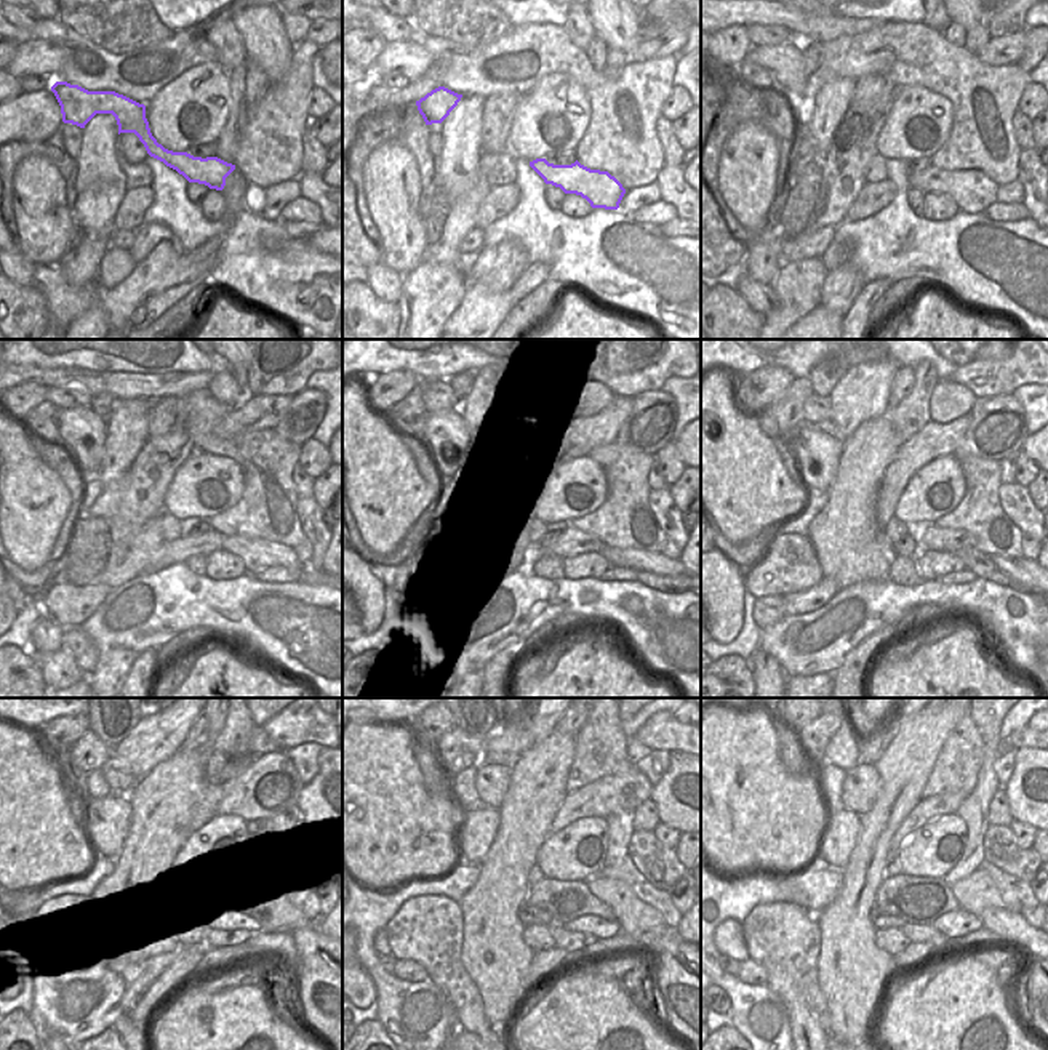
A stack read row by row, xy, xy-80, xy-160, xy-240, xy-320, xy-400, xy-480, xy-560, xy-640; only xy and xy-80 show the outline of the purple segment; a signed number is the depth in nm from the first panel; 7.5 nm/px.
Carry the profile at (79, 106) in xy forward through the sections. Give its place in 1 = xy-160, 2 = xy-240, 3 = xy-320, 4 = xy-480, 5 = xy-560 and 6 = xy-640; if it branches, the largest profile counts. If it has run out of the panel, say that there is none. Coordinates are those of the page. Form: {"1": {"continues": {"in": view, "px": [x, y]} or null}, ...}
{"1": {"continues": {"in": "xy-160", "px": [973, 192]}}, "2": {"continues": {"in": "xy-240", "px": [256, 554]}}, "3": {"continues": {"in": "xy-320", "px": [636, 559]}}, "4": {"continues": {"in": "xy-480", "px": [309, 941]}}, "5": {"continues": {"in": "xy-560", "px": [668, 964]}}, "6": {"continues": {"in": "xy-640", "px": [1026, 985]}}}

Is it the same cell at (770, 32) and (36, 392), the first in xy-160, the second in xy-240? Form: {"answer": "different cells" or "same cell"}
{"answer": "different cells"}

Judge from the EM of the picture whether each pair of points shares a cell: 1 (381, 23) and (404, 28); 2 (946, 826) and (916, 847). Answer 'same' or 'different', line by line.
1: same
2: same

